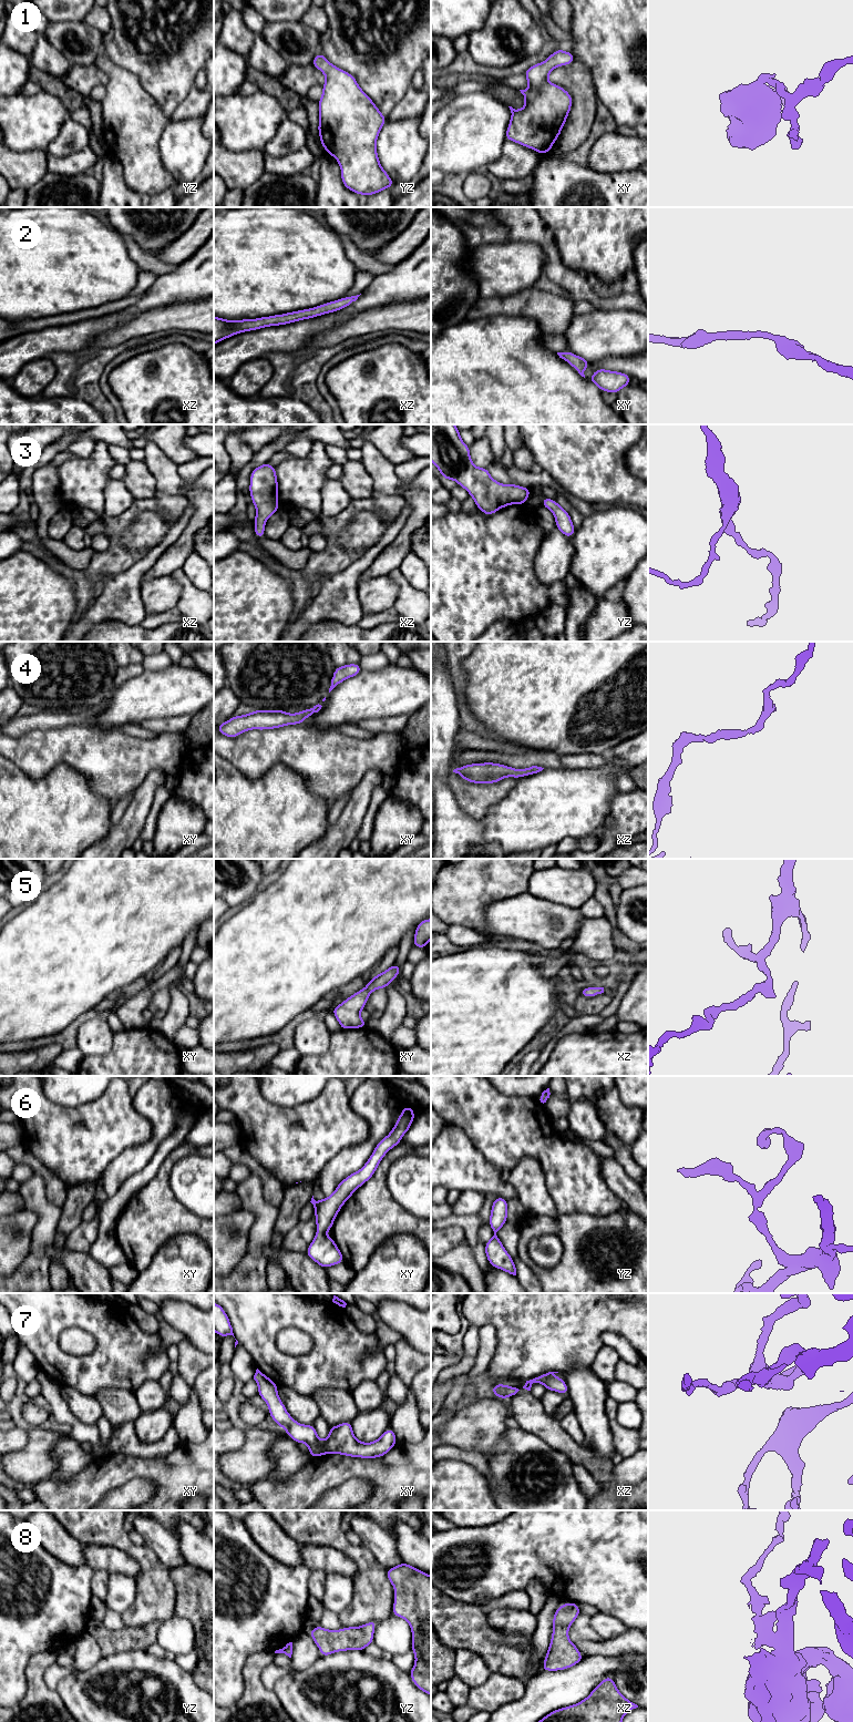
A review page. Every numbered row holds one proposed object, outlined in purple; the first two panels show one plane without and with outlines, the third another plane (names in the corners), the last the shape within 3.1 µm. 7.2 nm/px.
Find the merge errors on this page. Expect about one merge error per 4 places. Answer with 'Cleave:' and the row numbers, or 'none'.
Cleave: none

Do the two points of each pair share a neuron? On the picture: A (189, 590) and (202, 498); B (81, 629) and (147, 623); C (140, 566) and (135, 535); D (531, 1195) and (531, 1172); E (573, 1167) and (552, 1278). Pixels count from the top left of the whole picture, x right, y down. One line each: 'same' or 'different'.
A: different
B: different
C: different
D: same
E: different

